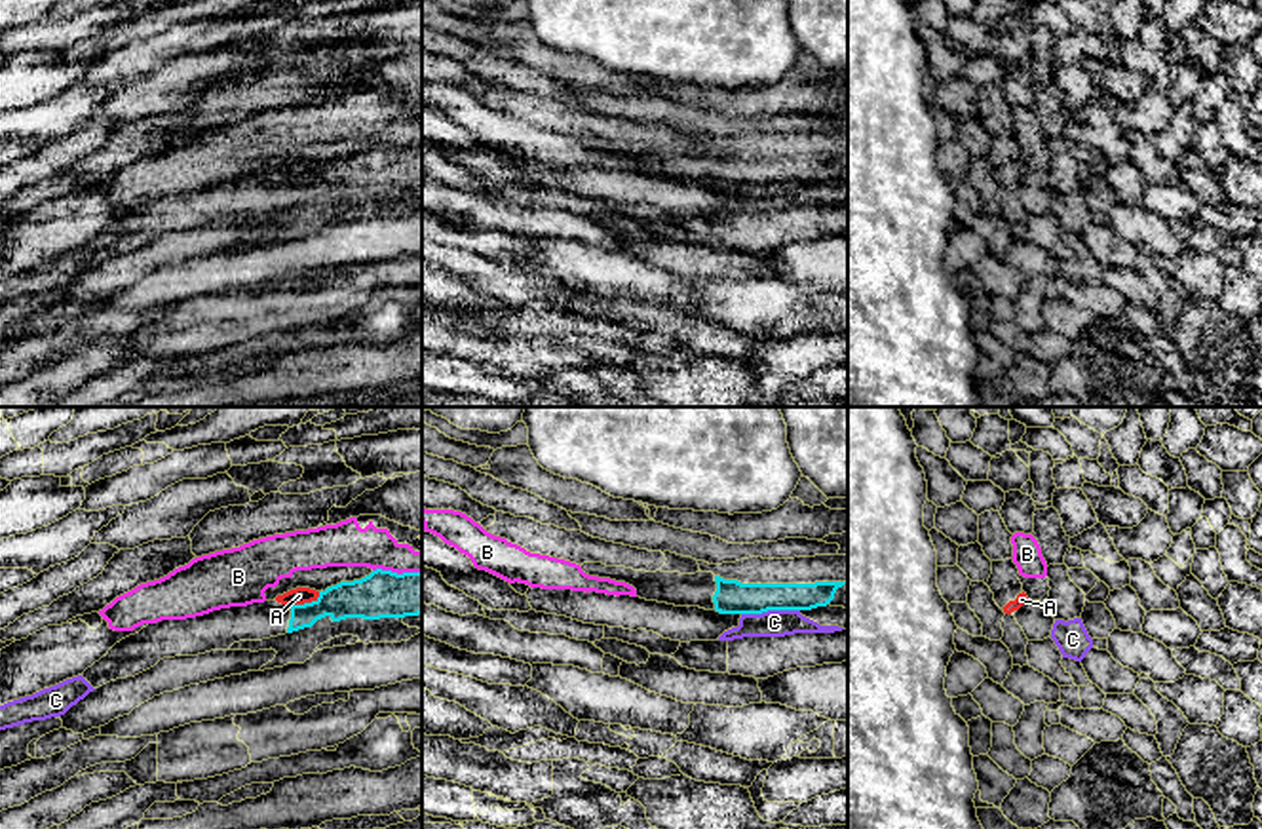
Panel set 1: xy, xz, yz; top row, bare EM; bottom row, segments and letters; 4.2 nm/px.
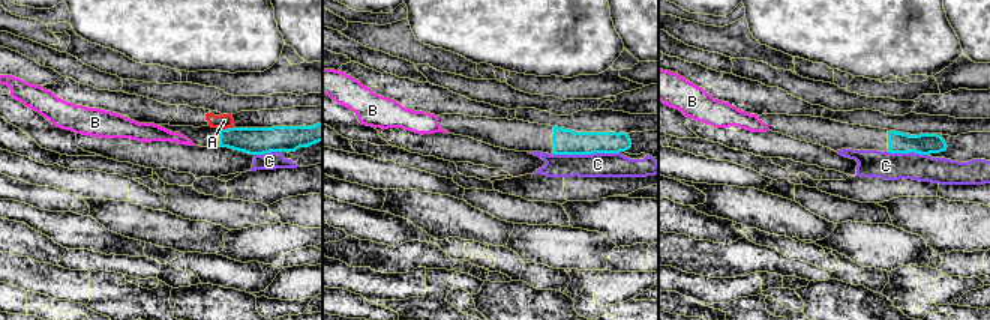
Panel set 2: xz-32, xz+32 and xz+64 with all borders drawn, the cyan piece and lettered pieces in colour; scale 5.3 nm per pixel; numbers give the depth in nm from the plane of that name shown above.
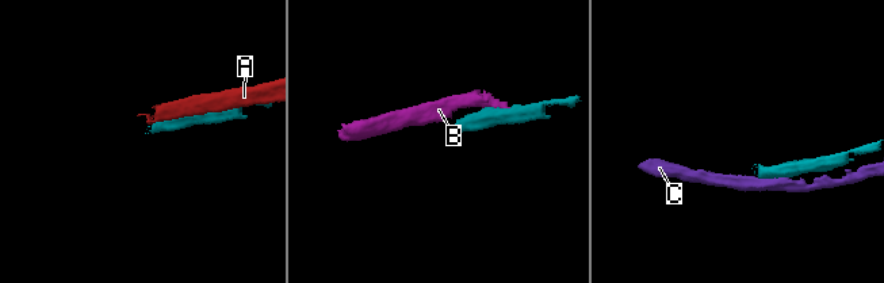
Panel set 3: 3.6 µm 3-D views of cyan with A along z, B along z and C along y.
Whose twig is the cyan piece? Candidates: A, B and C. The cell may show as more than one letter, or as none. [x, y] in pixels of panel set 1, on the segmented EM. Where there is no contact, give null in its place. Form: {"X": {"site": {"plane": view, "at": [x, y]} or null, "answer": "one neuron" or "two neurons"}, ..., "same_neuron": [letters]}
{"A": {"site": {"plane": "xy", "at": [306, 603]}, "answer": "two neurons"}, "B": {"site": {"plane": "xy", "at": [396, 573]}, "answer": "two neurons"}, "C": {"site": {"plane": "xz", "at": [770, 609]}, "answer": "two neurons"}, "same_neuron": []}

